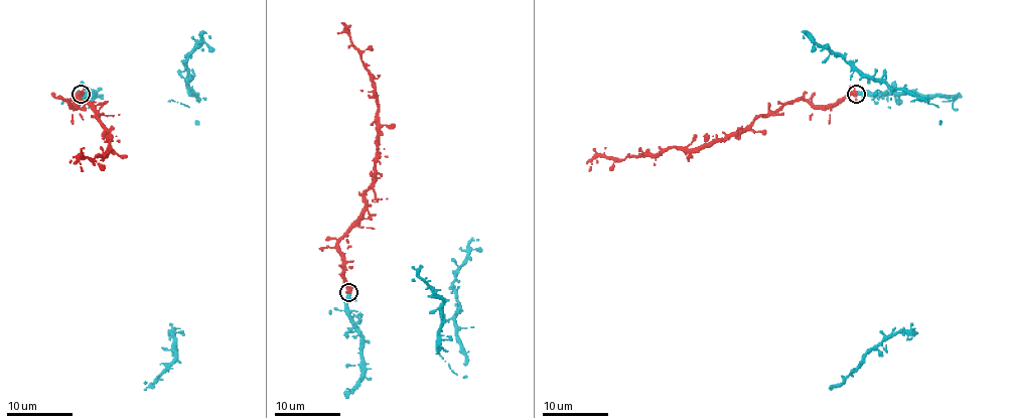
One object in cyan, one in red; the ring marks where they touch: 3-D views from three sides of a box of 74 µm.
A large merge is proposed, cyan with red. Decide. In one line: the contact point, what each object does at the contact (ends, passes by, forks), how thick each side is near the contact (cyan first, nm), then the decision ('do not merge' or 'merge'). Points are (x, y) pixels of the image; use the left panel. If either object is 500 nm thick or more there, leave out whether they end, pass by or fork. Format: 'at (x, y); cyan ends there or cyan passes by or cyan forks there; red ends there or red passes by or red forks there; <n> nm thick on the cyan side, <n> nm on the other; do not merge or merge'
at (81, 94); cyan passes by; red passes by; 320 nm thick on the cyan side, 440 nm on the other; merge

